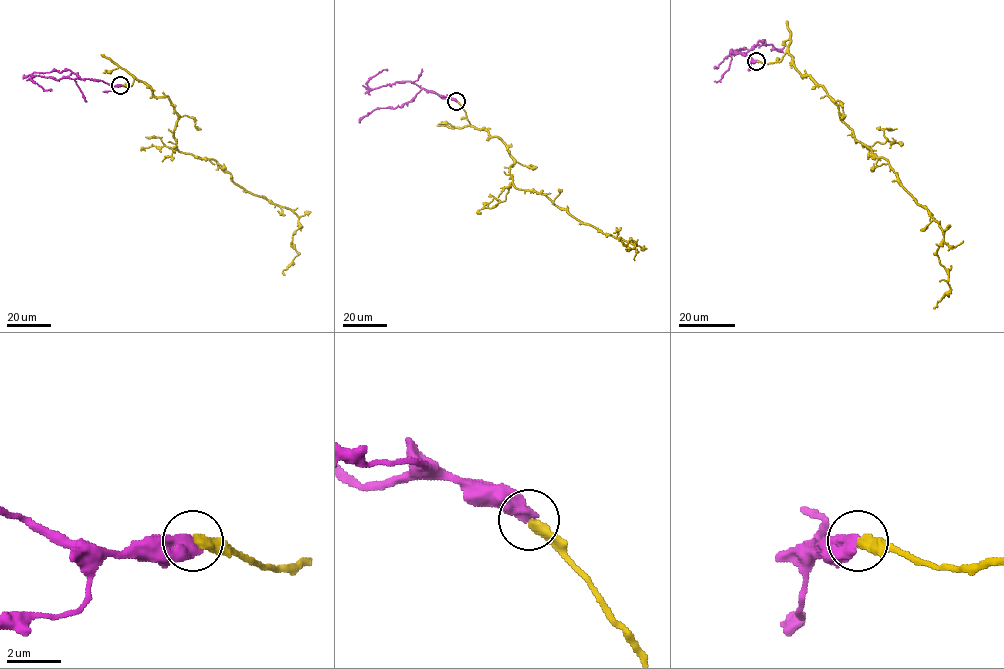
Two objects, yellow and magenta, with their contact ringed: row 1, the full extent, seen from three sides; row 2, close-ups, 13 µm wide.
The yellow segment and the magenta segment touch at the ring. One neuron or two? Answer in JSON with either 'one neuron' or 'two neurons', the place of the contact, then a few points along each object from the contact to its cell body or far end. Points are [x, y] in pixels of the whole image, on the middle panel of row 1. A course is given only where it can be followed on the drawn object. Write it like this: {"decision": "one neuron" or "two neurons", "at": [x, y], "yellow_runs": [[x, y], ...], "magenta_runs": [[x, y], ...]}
{"decision": "two neurons", "at": [456, 101], "yellow_runs": [[456, 101], [471, 125], [503, 143], [517, 188], [542, 192], [634, 249], [620, 237]], "magenta_runs": [[456, 101], [441, 98], [410, 81], [370, 89], [367, 82], [387, 70]]}

